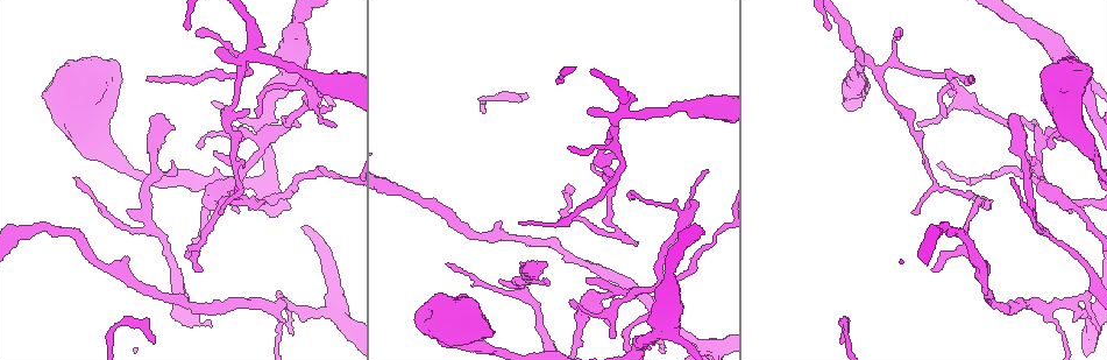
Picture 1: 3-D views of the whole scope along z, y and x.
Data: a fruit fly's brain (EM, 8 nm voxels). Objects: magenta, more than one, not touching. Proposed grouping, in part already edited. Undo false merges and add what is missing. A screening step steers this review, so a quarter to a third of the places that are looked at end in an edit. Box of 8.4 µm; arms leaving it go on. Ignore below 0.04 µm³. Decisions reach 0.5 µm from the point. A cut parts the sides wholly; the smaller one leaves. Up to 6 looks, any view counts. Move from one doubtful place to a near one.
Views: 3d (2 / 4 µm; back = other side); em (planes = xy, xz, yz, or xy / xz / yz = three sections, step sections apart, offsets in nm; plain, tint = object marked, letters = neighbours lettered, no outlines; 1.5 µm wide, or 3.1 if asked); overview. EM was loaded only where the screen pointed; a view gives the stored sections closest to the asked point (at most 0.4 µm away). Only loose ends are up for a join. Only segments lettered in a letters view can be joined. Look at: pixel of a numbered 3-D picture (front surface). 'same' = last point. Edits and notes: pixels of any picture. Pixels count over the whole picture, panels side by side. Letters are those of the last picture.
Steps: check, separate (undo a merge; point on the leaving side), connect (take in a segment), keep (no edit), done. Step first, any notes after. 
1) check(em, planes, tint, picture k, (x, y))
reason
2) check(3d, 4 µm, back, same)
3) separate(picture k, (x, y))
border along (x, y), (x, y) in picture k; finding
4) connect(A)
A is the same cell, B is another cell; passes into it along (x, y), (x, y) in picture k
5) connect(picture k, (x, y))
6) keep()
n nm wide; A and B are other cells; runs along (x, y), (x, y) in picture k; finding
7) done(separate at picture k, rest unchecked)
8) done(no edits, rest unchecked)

check(em, planes, letters, picture 1, (243, 69))
a fork

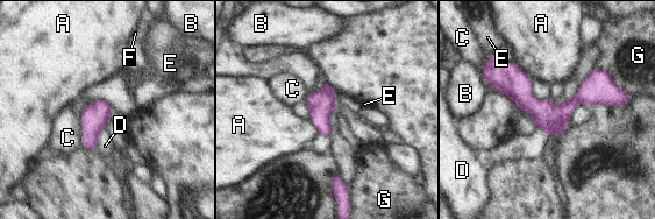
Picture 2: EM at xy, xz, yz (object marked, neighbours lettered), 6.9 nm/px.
keep()
180 nm wide; A, B, C, D, E, F and G are other cells; border along (104, 127), (94, 148) in picture 2; all the same neuron

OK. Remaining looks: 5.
check(em, yz, step 8, letters, picture 1, (708, 169))
tapers out

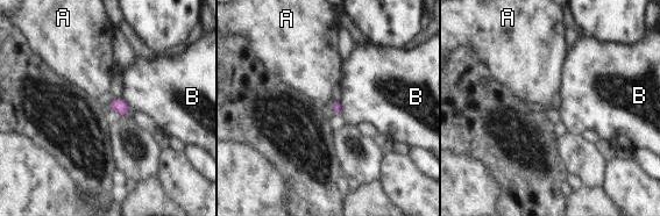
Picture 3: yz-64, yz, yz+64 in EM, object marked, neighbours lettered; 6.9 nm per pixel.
check(em, planes, letters, same)
cut it another way

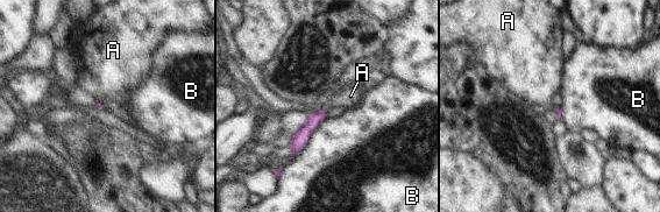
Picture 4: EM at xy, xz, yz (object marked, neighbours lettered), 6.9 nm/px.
keep()
A and B are other cells; runs along (323, 112), (305, 131), (296, 148) in picture 4; none of them fits

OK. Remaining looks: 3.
check(em, xy, step 8, tint, picture 1, (275, 306))

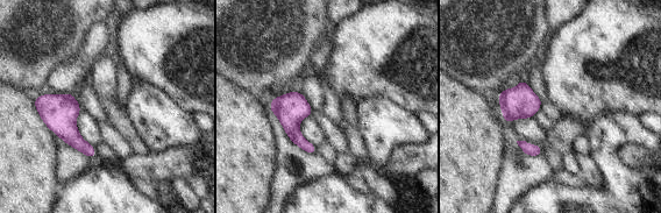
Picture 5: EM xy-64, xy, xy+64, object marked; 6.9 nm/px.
check(em, planes, tint, same)
cut it another way

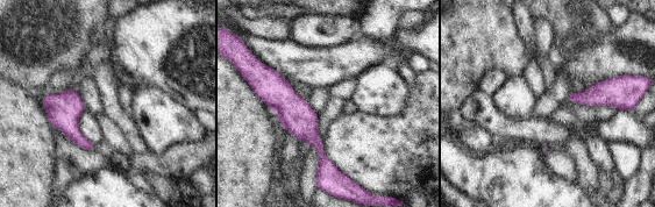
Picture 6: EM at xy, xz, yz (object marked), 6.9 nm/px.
check(em, planes, letters, same)

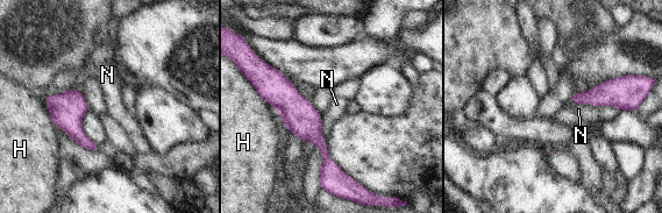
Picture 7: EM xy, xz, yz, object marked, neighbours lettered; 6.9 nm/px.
keep()
220 nm wide; H and N are other cells; runs along (244, 50), (306, 122), (328, 161) in picture 7; continuous, no second neuron

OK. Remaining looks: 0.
done(no edits, rest unchecked)

